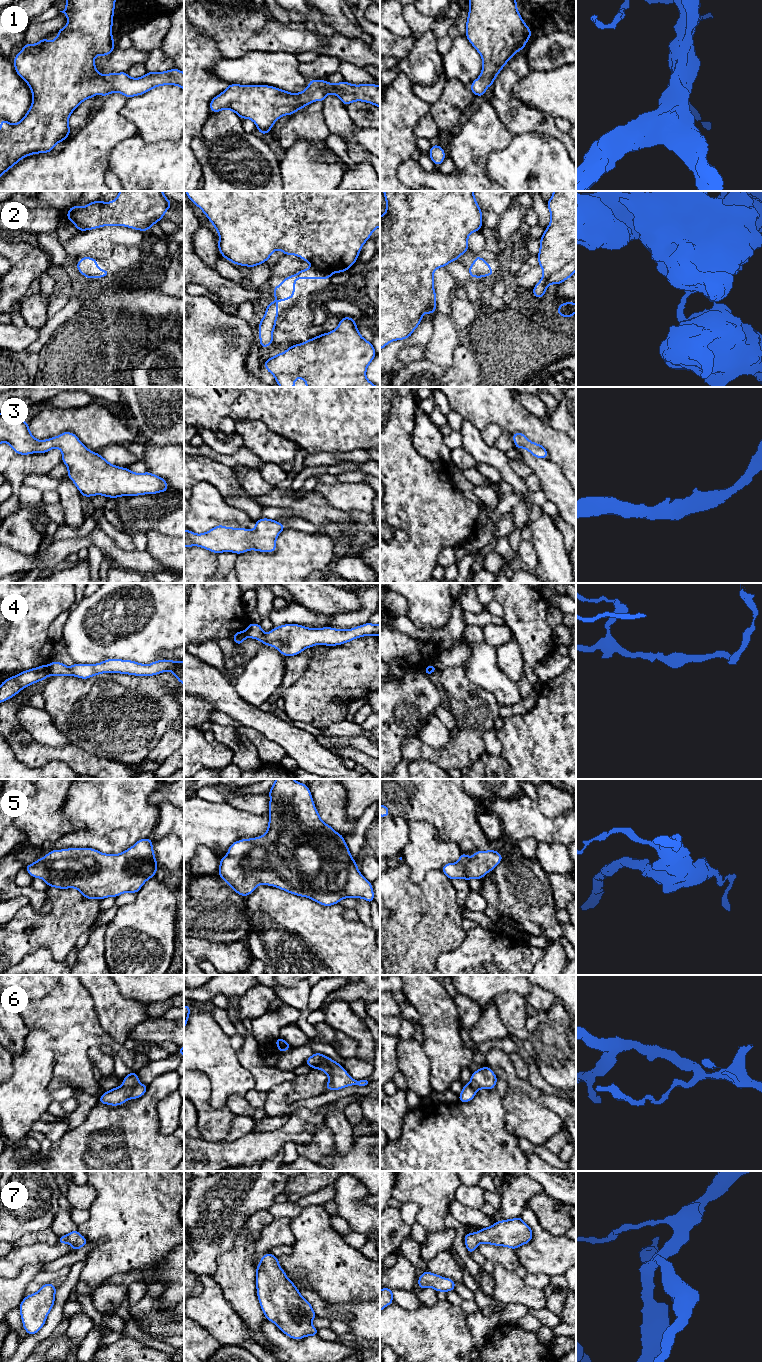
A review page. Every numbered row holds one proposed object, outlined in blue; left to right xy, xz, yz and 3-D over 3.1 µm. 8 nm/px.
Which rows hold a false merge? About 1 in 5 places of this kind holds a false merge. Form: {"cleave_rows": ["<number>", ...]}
{"cleave_rows": ["4"]}

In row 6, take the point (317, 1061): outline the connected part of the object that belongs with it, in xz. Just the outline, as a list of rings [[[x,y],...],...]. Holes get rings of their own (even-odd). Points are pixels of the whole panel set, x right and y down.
[[[314,1053],[304,1063],[311,1066],[312,1069],[322,1070],[329,1076],[326,1086],[328,1091],[340,1090],[351,1085],[363,1087],[371,1083],[368,1078],[360,1081],[354,1080],[341,1064],[321,1053]]]

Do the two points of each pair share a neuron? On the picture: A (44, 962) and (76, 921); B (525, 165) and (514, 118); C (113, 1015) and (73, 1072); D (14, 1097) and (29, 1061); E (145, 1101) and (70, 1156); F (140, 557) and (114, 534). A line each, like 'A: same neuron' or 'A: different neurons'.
A: different neurons
B: different neurons
C: different neurons
D: same neuron
E: same neuron
F: different neurons

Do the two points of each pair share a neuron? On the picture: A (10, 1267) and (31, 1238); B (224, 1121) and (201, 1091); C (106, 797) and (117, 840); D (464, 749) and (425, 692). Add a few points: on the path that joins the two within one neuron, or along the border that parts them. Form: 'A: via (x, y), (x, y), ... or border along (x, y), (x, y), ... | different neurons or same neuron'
A: border along (50, 1245), (44, 1242), (35, 1242), (14, 1248) | different neurons
B: via (215, 1117), (202, 1104), (201, 1100) | same neuron
C: via (114, 808), (115, 829) | same neuron
D: border along (438, 685), (446, 695), (447, 707) | different neurons

